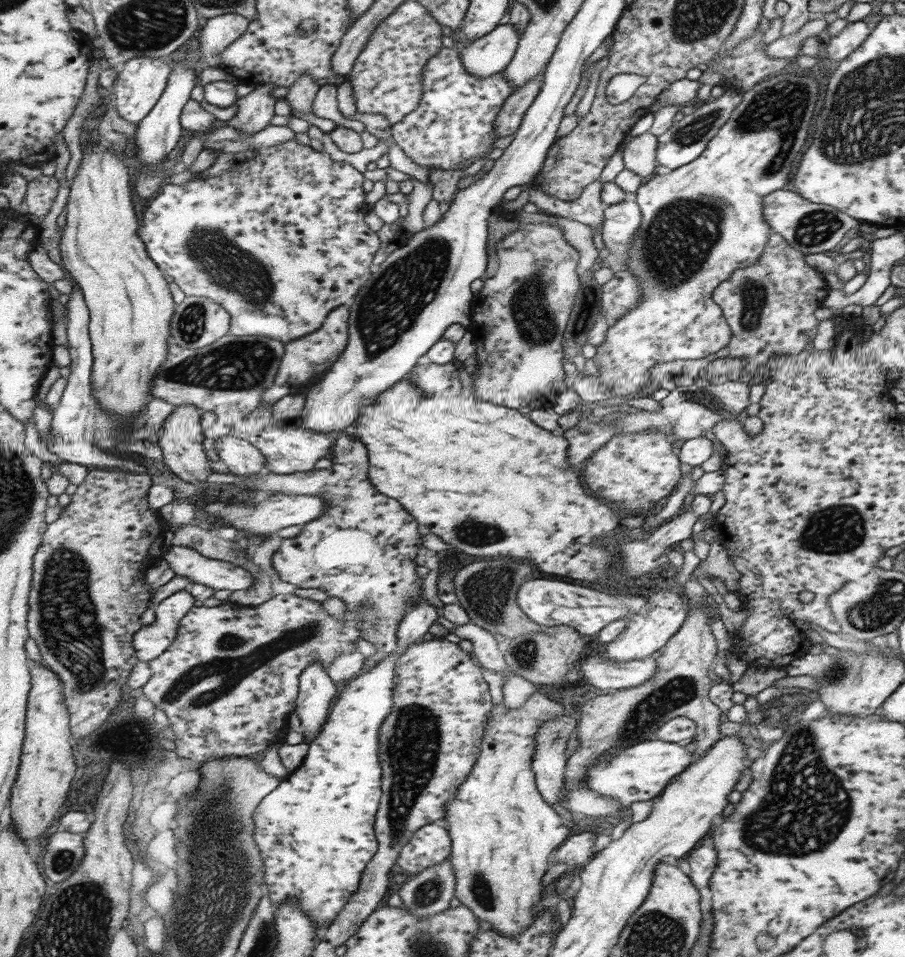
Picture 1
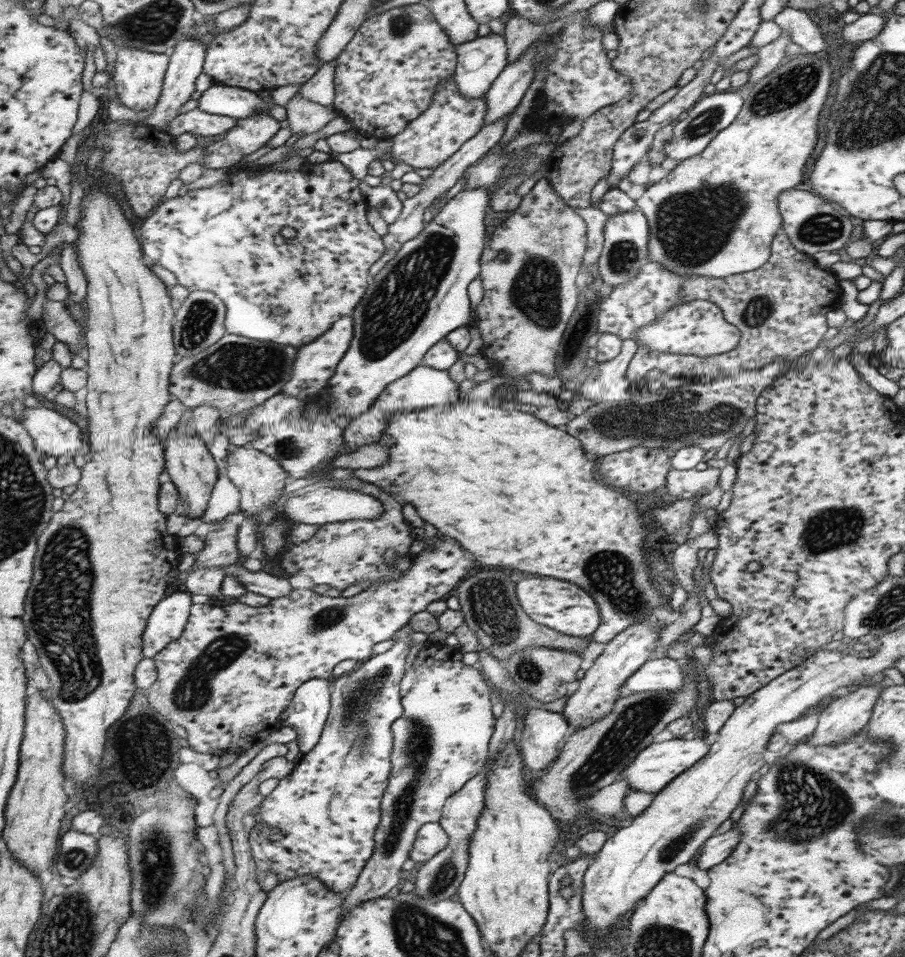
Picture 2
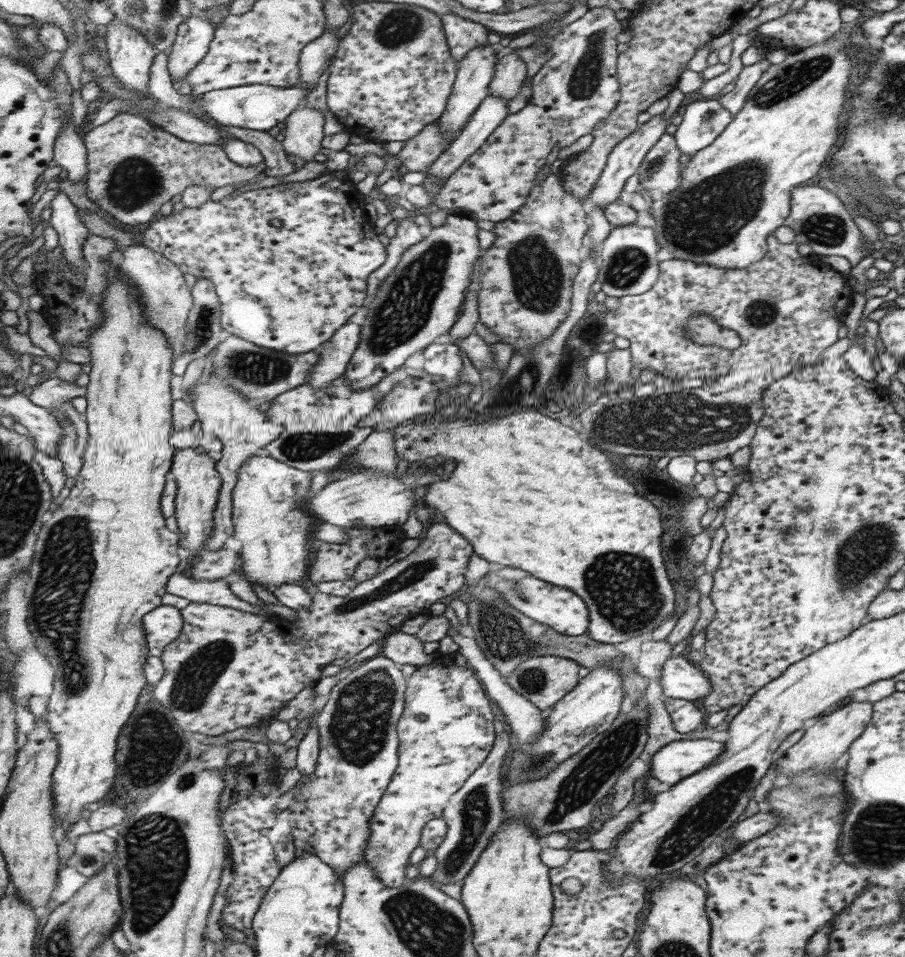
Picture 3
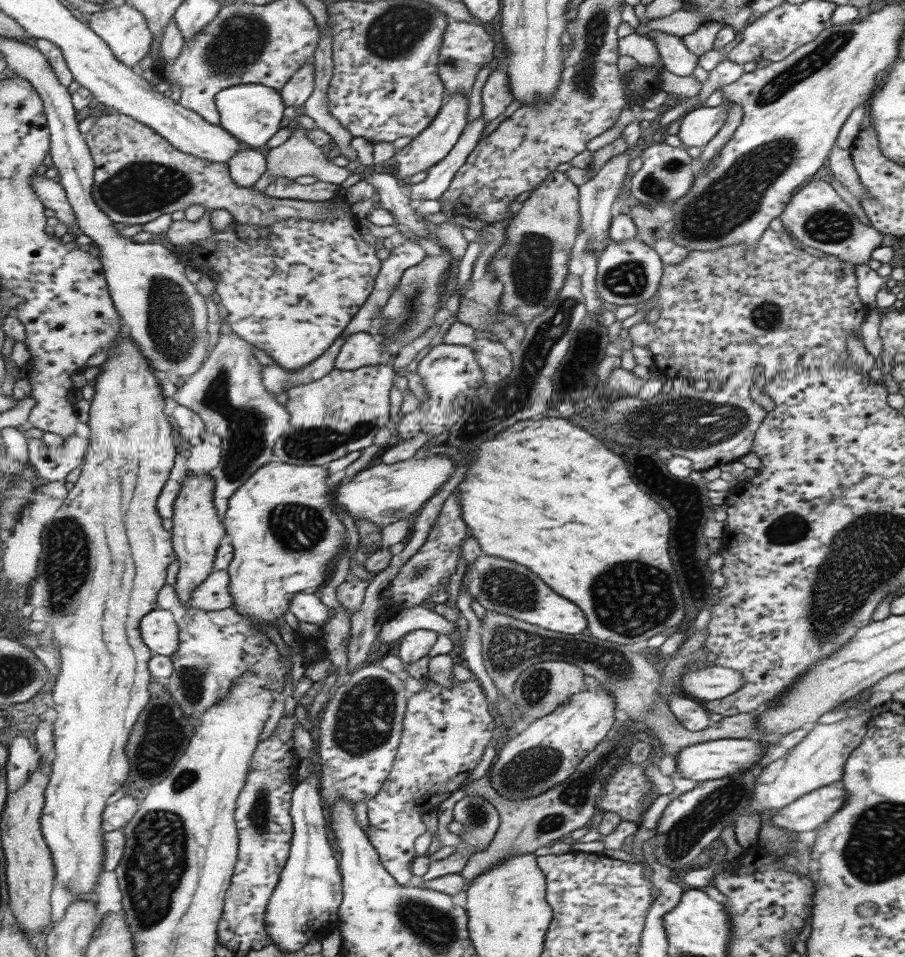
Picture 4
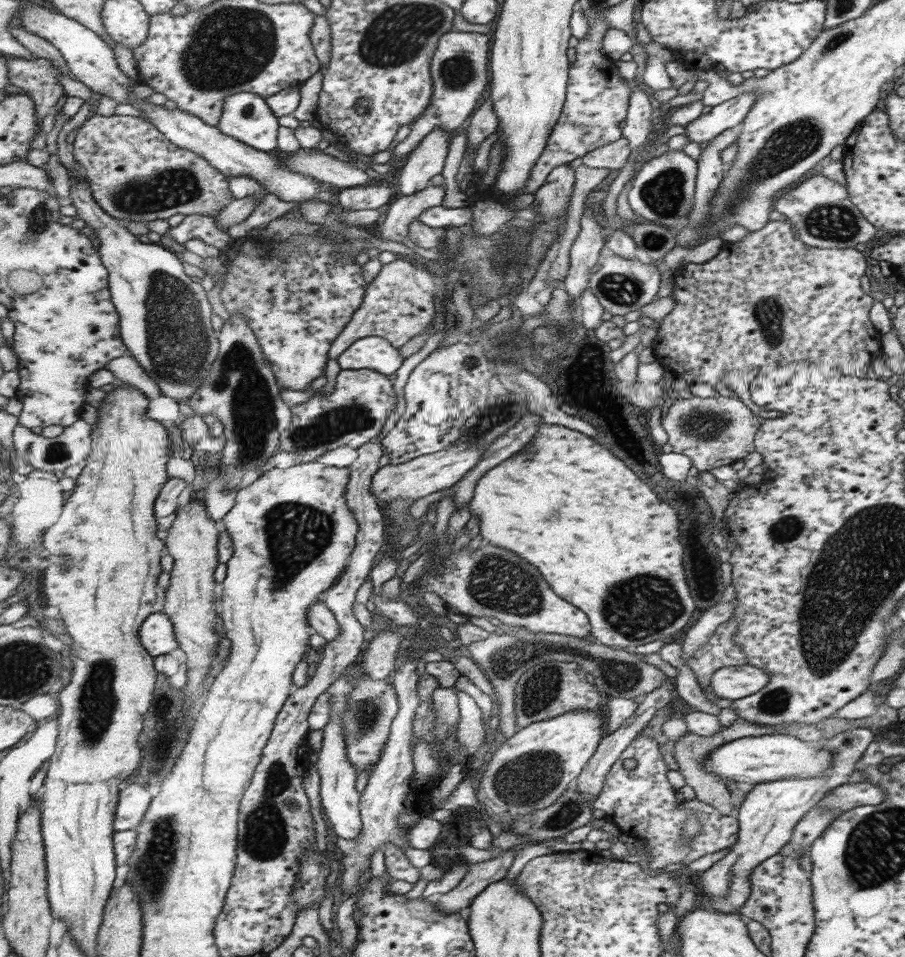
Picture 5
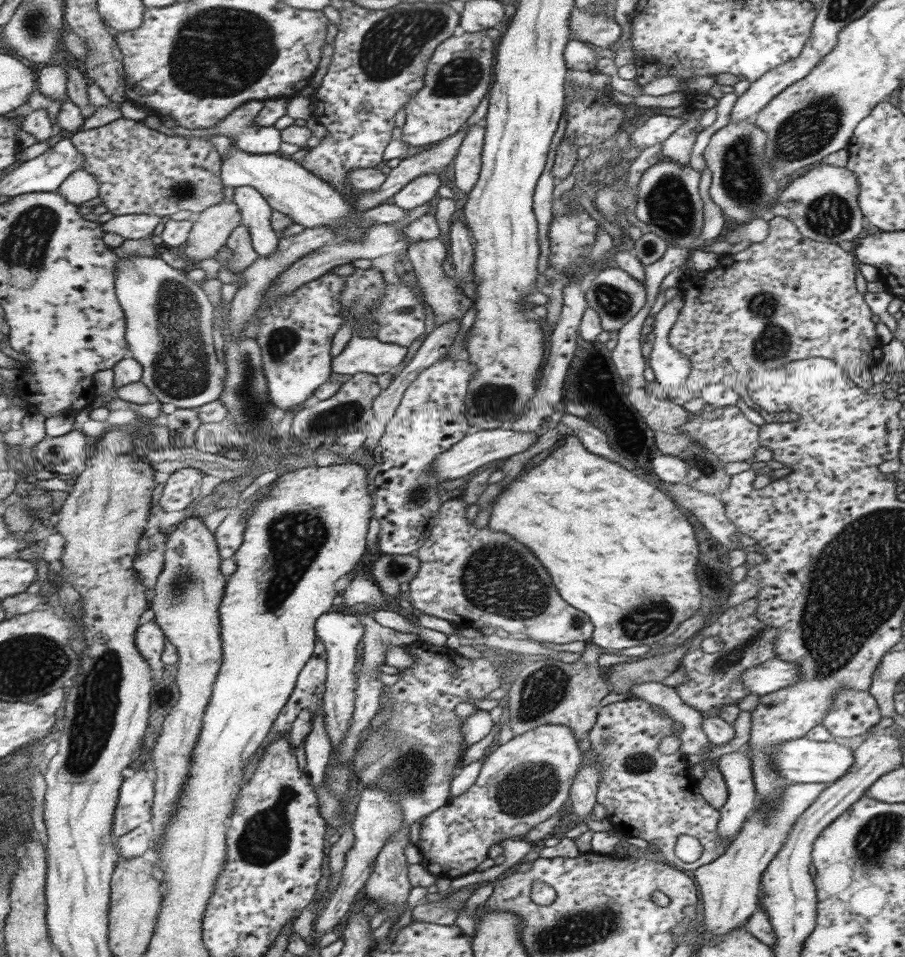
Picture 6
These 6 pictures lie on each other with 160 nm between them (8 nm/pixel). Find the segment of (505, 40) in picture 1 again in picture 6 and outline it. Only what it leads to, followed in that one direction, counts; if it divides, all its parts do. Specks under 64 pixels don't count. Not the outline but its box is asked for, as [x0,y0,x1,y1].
[394,173,441,211]

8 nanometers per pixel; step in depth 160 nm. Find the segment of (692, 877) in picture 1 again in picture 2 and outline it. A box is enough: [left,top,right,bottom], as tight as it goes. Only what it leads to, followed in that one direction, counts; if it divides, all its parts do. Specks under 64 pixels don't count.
[695,827,739,870]

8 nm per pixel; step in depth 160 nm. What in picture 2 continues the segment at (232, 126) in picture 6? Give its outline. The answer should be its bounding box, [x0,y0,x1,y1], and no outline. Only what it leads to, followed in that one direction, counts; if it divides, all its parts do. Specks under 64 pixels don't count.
[198,60,337,118]

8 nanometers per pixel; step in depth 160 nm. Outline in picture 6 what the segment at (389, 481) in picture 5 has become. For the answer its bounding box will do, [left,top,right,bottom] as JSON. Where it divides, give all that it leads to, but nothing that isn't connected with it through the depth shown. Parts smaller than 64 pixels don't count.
[433,429,538,483]

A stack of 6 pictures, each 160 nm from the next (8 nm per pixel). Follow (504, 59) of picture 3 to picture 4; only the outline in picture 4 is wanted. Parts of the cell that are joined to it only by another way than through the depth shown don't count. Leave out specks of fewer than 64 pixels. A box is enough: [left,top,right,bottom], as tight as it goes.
[481,69,513,122]

